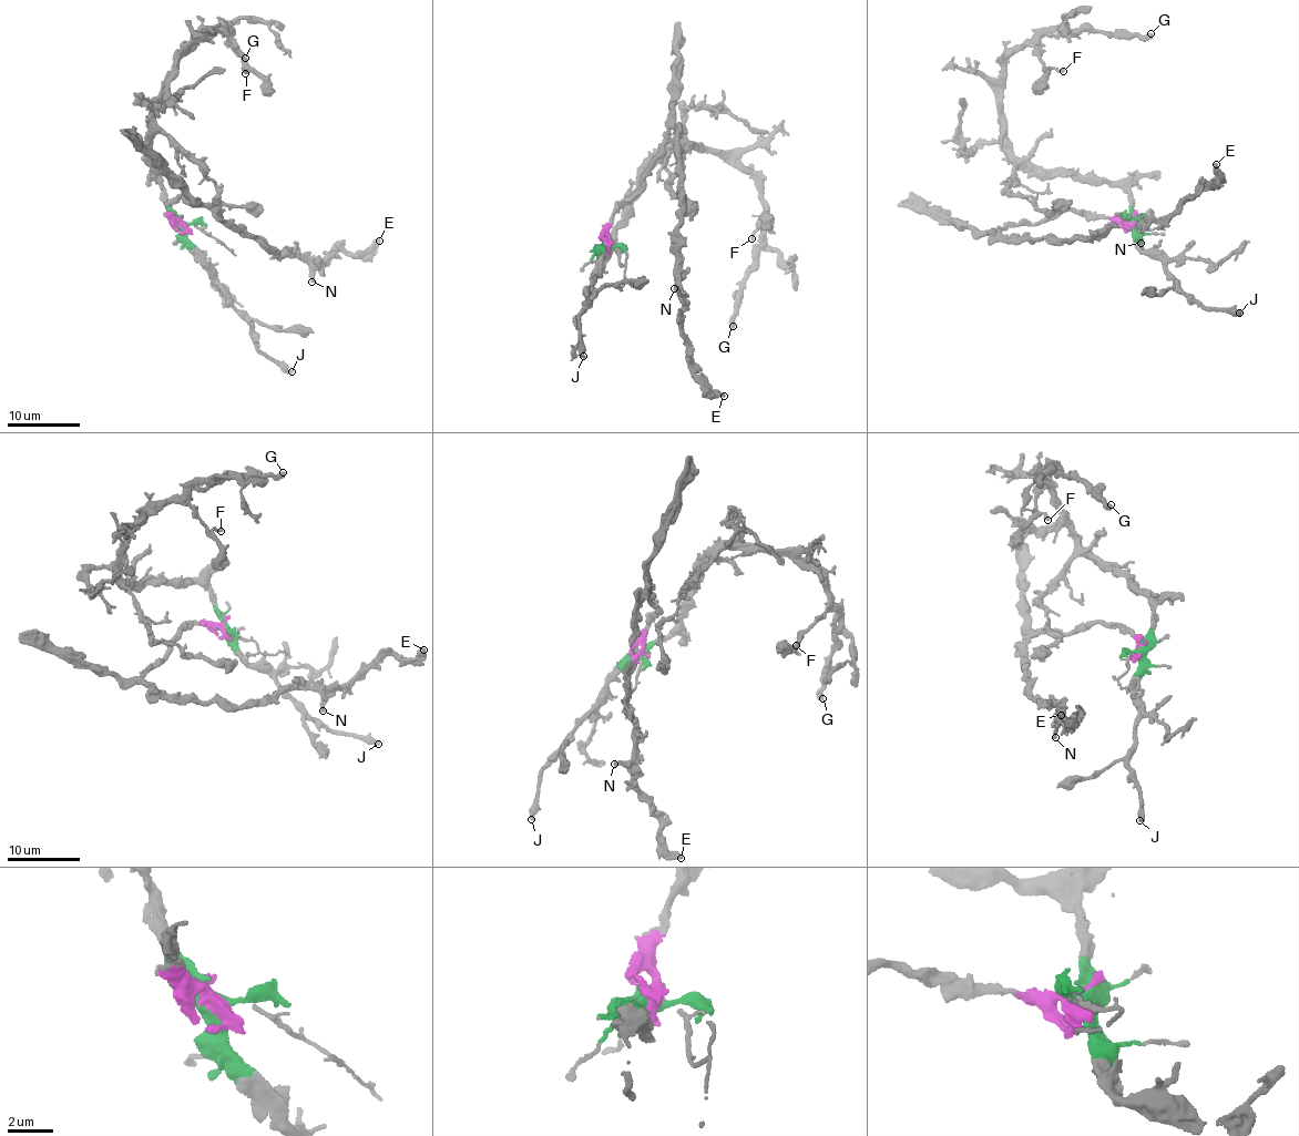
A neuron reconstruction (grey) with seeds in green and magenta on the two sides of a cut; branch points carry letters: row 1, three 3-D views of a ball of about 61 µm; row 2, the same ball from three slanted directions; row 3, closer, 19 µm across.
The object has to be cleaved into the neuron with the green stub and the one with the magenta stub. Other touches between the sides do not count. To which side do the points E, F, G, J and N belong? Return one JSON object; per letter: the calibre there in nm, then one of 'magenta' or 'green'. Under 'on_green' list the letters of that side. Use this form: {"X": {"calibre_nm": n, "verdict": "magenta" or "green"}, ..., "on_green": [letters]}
{"E": {"calibre_nm": 420, "verdict": "magenta"}, "F": {"calibre_nm": 200, "verdict": "green"}, "G": {"calibre_nm": 440, "verdict": "green"}, "J": {"calibre_nm": 400, "verdict": "green"}, "N": {"calibre_nm": 320, "verdict": "magenta"}, "on_green": ["F", "G", "J"]}

